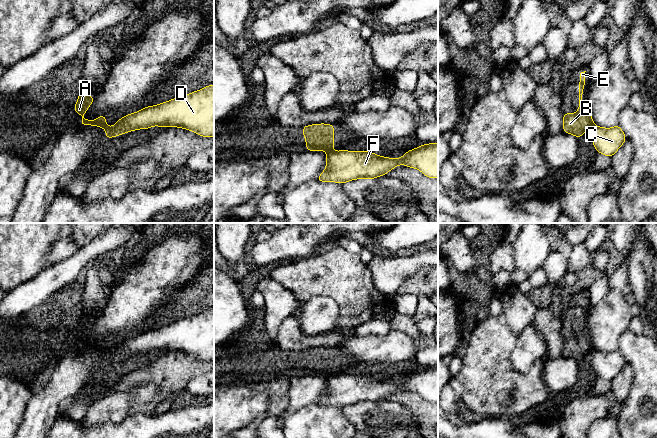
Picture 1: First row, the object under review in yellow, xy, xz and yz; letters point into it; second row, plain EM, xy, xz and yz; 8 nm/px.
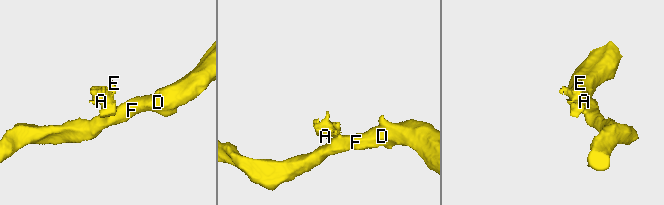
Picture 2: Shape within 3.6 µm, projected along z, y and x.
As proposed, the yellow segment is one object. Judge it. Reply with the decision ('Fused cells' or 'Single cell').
Fused cells

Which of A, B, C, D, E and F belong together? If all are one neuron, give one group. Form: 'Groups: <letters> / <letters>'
Groups: A B E / C D F

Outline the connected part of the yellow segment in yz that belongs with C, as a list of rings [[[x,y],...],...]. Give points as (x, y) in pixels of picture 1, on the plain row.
[[[619,349],[611,352],[593,350],[592,365],[598,377],[612,381],[627,363]]]

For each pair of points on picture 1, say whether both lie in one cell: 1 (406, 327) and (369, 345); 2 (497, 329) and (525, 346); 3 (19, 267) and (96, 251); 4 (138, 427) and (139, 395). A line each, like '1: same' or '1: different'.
1: different
2: different
3: different
4: different

